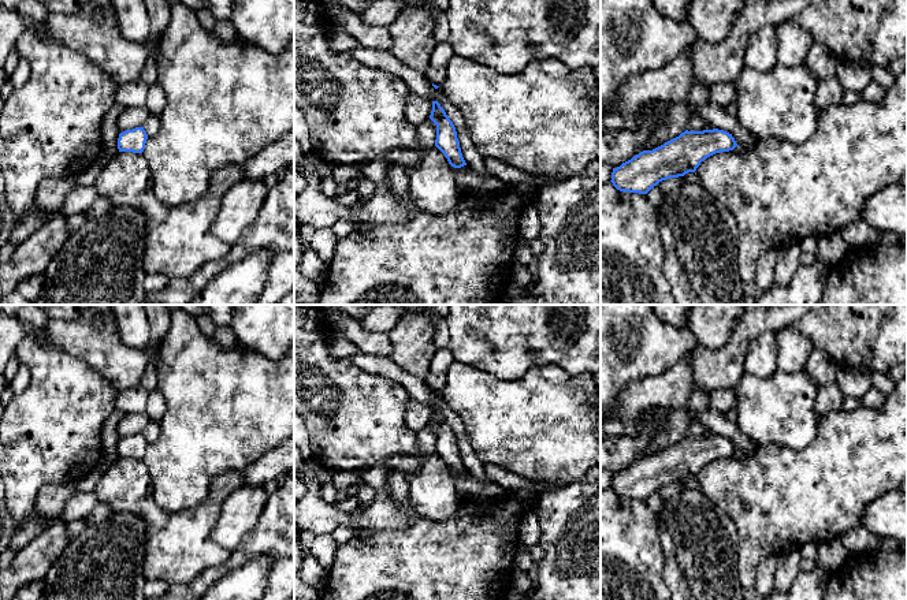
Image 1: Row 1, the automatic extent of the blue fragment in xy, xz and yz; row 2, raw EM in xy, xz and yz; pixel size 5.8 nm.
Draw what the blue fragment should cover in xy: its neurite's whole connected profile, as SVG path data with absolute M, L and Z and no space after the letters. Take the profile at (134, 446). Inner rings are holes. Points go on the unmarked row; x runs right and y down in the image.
M144 433L126 436L119 440L118 455L119 458L142 459L145 455L146 446L148 440Z

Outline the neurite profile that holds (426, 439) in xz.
M428 424L416 433L416 443L420 452L417 456L397 454L390 459L390 467L405 473L419 470L424 458L435 452L436 431Z

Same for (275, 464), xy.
M294 435L260 459L253 461L241 473L245 485L263 487L268 481L279 481L294 469Z

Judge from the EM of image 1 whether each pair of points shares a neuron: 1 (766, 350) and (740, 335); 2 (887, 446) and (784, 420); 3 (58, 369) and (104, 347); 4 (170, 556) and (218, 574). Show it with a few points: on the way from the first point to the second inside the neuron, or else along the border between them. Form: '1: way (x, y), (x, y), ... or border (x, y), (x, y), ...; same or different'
1: border (774, 331), (759, 334), (750, 343), (744, 371); different
2: border (818, 418), (814, 439), (794, 450); different
3: border (60, 349), (85, 361), (104, 379); different
4: border (231, 551), (223, 563), (175, 582); different

